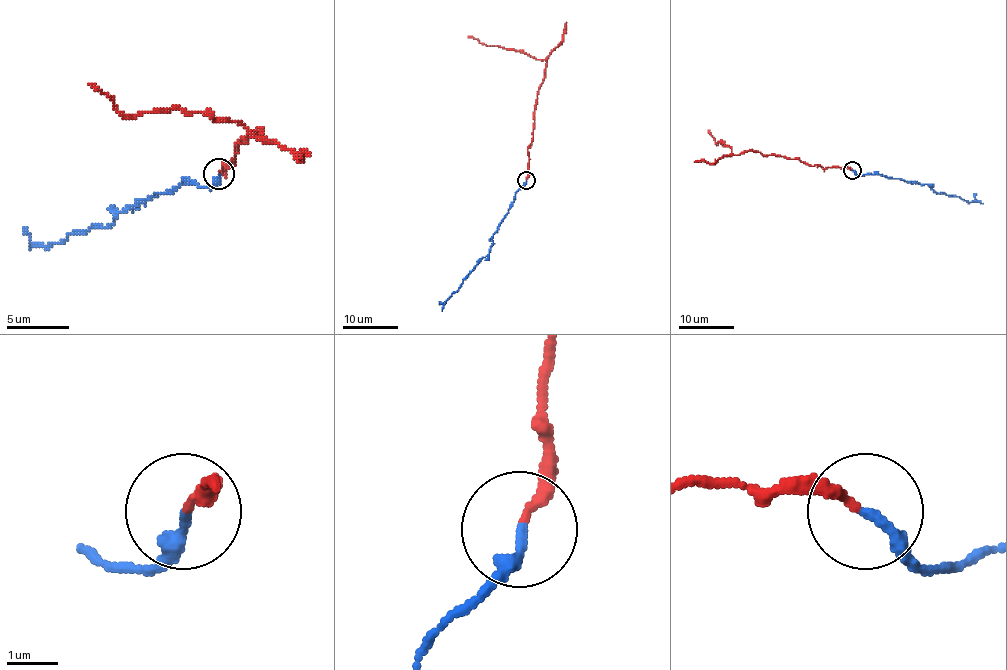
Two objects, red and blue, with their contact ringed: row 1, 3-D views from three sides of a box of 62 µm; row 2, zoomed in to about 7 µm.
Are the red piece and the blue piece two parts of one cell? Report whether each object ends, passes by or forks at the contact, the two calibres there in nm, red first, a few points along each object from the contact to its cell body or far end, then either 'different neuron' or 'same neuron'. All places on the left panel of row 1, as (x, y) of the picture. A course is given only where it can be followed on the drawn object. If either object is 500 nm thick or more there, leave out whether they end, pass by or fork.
red ends there; blue ends there; 190 nm thick on the red side, 220 nm on the other; red runs (219, 174), (235, 162), (244, 140), (260, 131), (266, 140), (204, 112), (163, 109), (123, 115), (89, 84); blue runs (219, 174), (210, 187), (182, 184), (123, 209), (104, 227), (76, 230), (61, 243), (36, 246), (23, 227); same neuron

